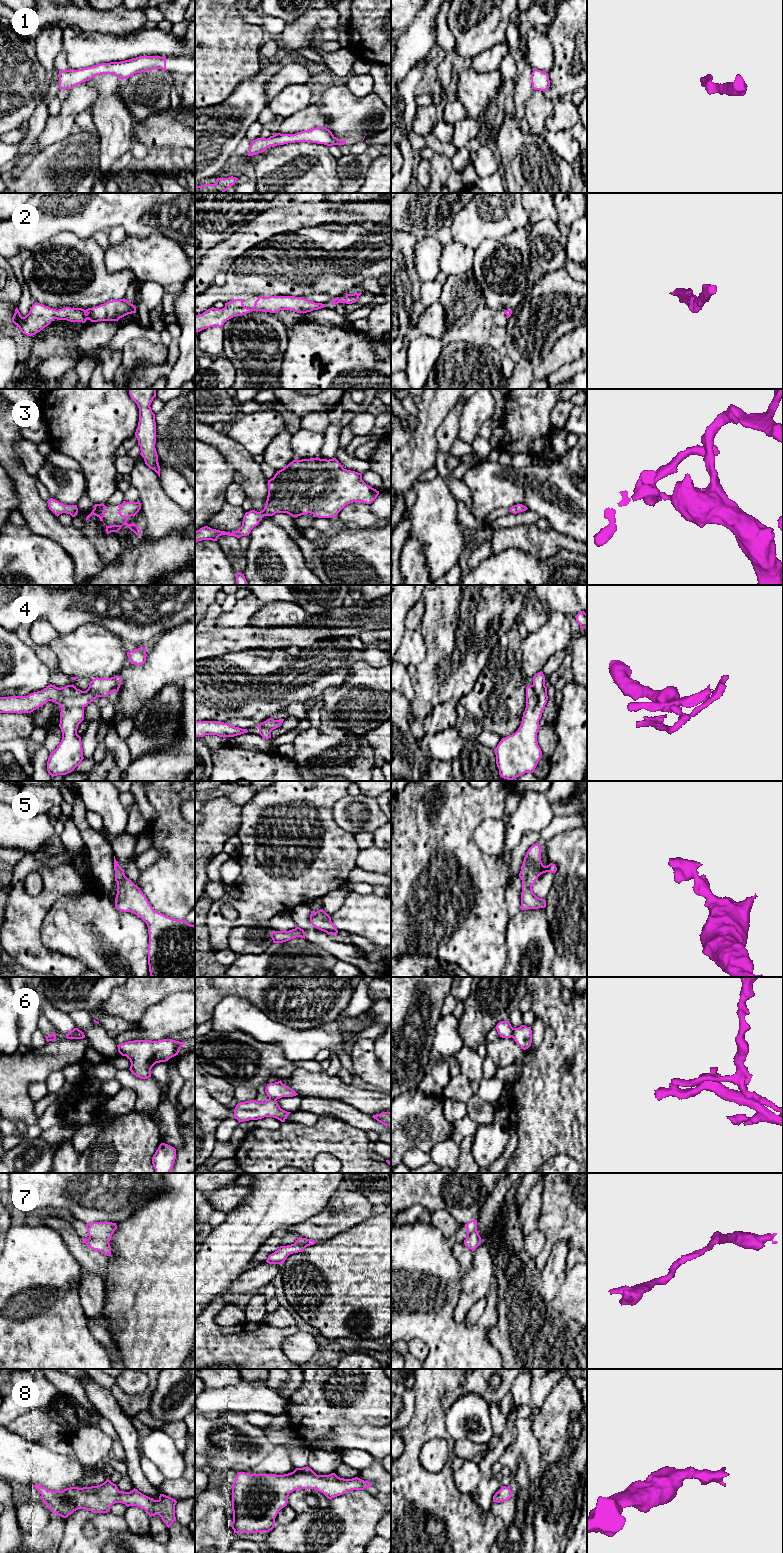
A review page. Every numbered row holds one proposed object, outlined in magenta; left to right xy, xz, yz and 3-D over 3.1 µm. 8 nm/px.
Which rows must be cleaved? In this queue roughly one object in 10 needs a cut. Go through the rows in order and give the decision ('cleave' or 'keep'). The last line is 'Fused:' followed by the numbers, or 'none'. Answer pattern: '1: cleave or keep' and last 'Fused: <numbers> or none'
1: keep
2: keep
3: keep
4: cleave
5: keep
6: cleave
7: keep
8: keep
Fused: 4, 6

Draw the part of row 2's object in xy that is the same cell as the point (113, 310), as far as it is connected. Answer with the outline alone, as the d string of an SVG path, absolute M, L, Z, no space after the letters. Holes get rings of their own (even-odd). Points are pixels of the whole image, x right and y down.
M125 298L108 301L86 310L71 307L56 310L35 302L25 317L22 317L16 308L12 322L23 334L33 336L47 327L54 319L82 323L85 323L87 319L91 322L118 321L132 313L136 313L136 307Z

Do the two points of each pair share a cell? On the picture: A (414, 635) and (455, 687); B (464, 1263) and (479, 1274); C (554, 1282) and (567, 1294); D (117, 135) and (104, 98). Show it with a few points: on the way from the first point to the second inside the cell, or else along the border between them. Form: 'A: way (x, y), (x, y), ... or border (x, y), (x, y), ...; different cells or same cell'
A: border (420, 627), (426, 656), (416, 666); different cells
B: border (473, 1251), (472, 1265), (462, 1277); different cells
C: border (567, 1271), (558, 1295), (550, 1303); different cells
D: way (114, 126), (108, 107); same cell

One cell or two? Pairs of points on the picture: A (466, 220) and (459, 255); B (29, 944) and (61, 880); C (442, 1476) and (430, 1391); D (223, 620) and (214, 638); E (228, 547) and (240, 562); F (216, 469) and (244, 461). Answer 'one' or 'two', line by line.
A: two
B: one
C: one
D: two
E: one
F: two

